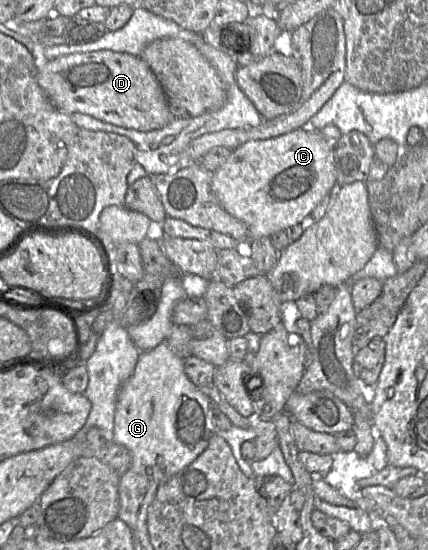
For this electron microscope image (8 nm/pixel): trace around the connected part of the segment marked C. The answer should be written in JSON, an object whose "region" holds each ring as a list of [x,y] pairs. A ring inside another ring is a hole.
{"region":[[[310,126],[270,139],[247,141],[234,148],[228,159],[213,172],[212,191],[230,215],[246,224],[250,240],[270,237],[279,230],[286,230],[302,222],[325,196],[336,190],[334,144]]]}

